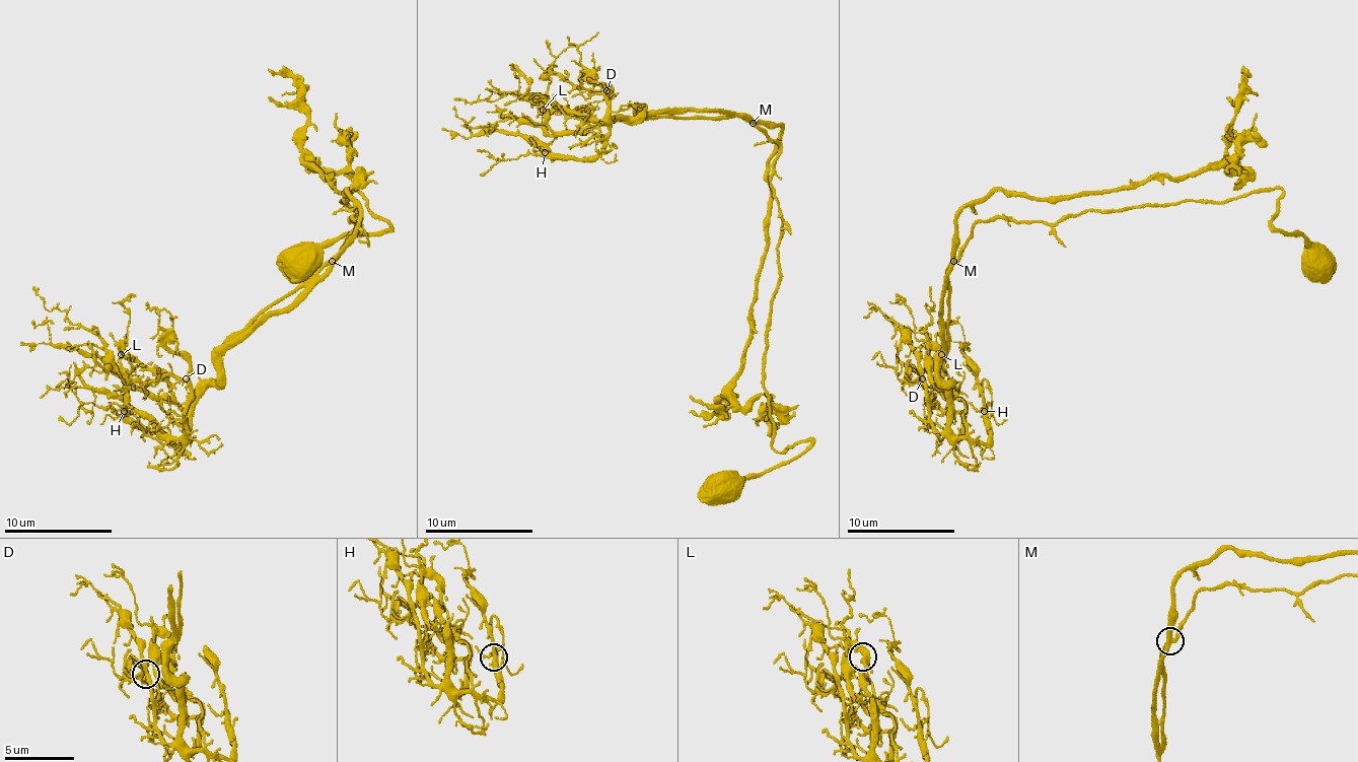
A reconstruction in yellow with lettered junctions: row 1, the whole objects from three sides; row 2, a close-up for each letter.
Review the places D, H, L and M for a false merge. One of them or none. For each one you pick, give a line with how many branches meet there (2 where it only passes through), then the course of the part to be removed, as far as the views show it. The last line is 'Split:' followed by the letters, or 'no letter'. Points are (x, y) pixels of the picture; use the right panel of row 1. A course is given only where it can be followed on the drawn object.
Split: no letter

